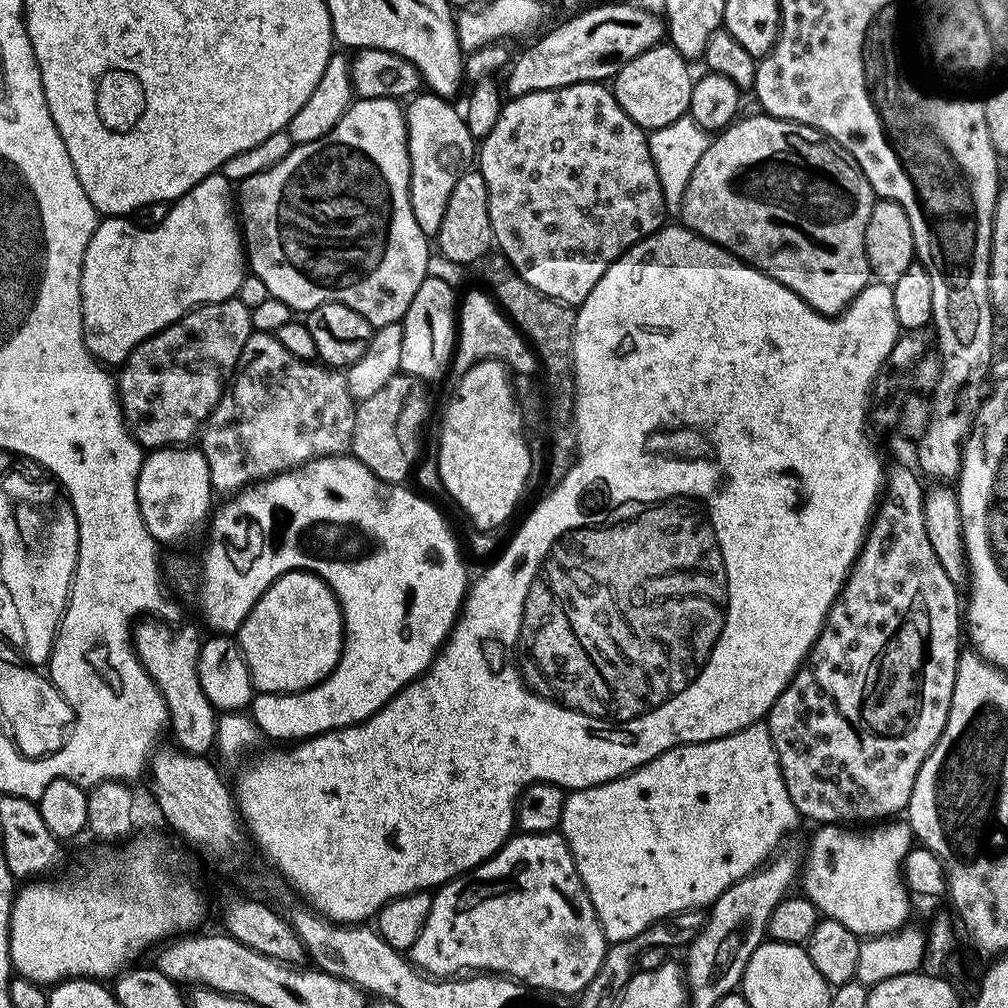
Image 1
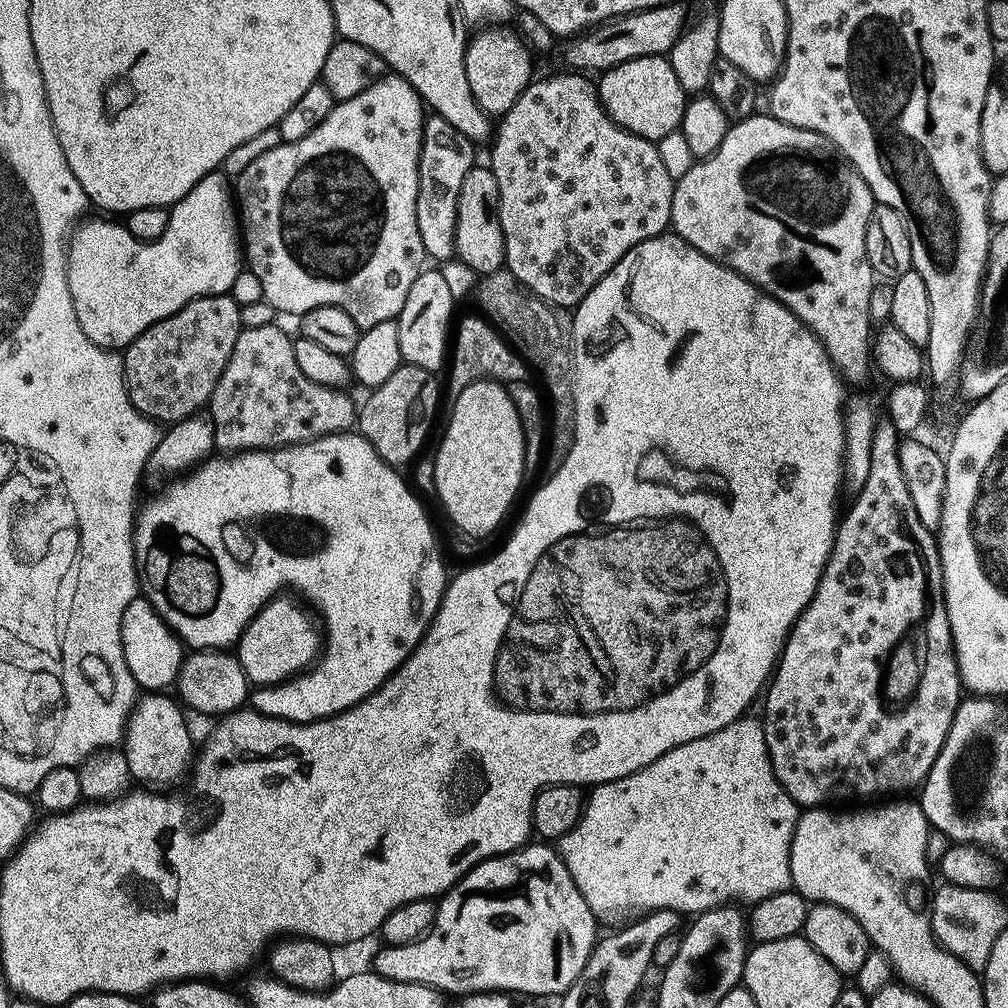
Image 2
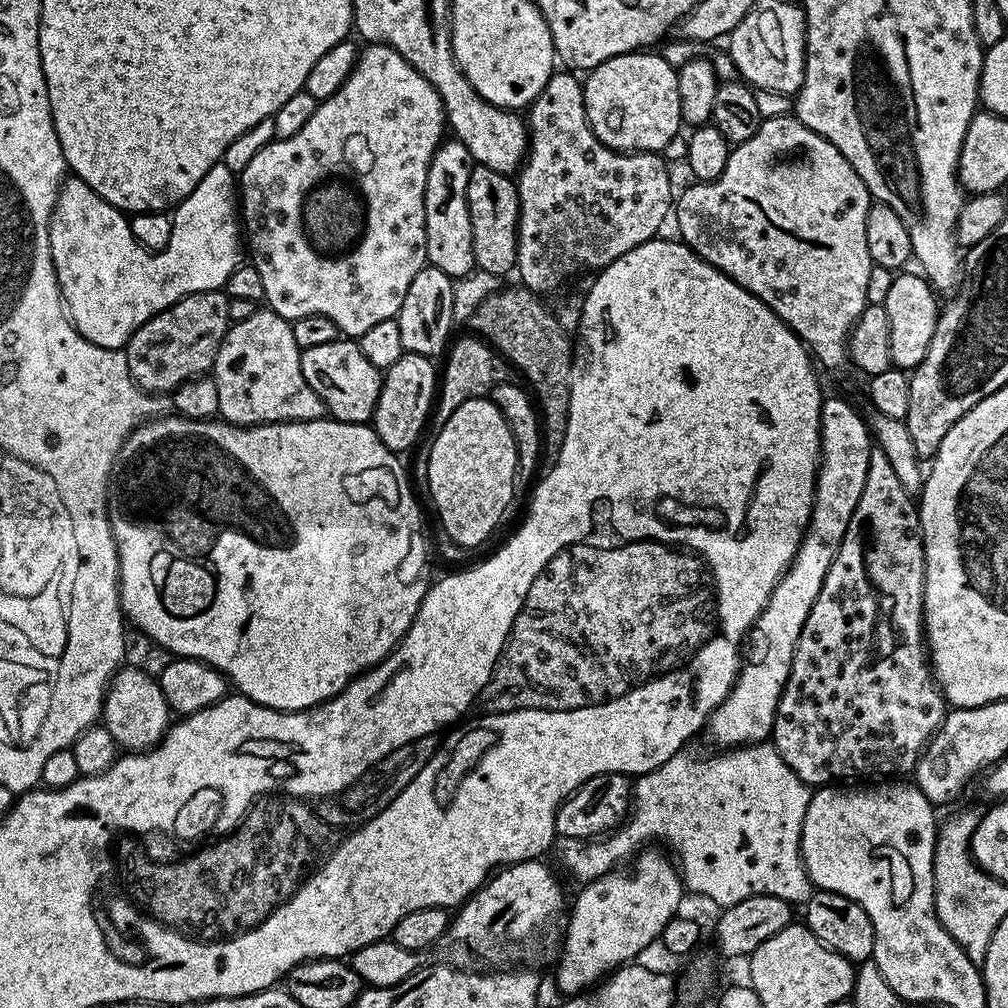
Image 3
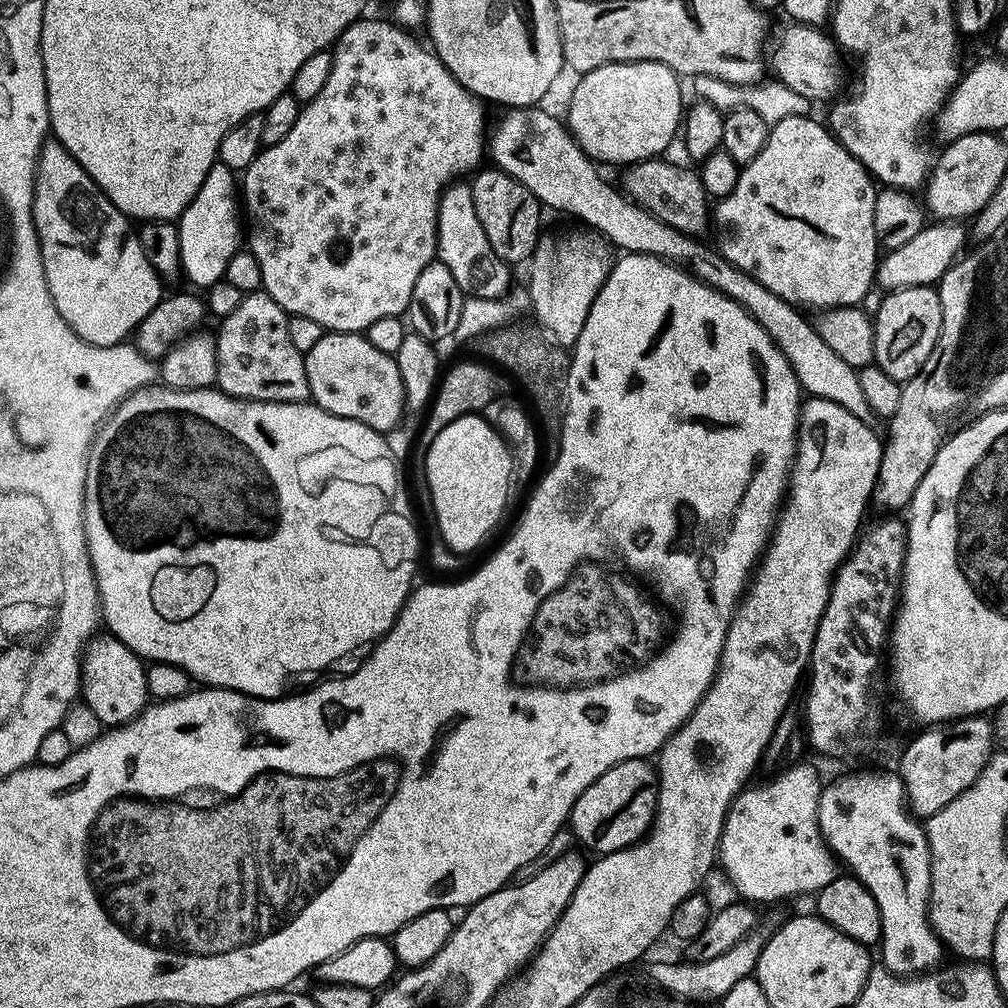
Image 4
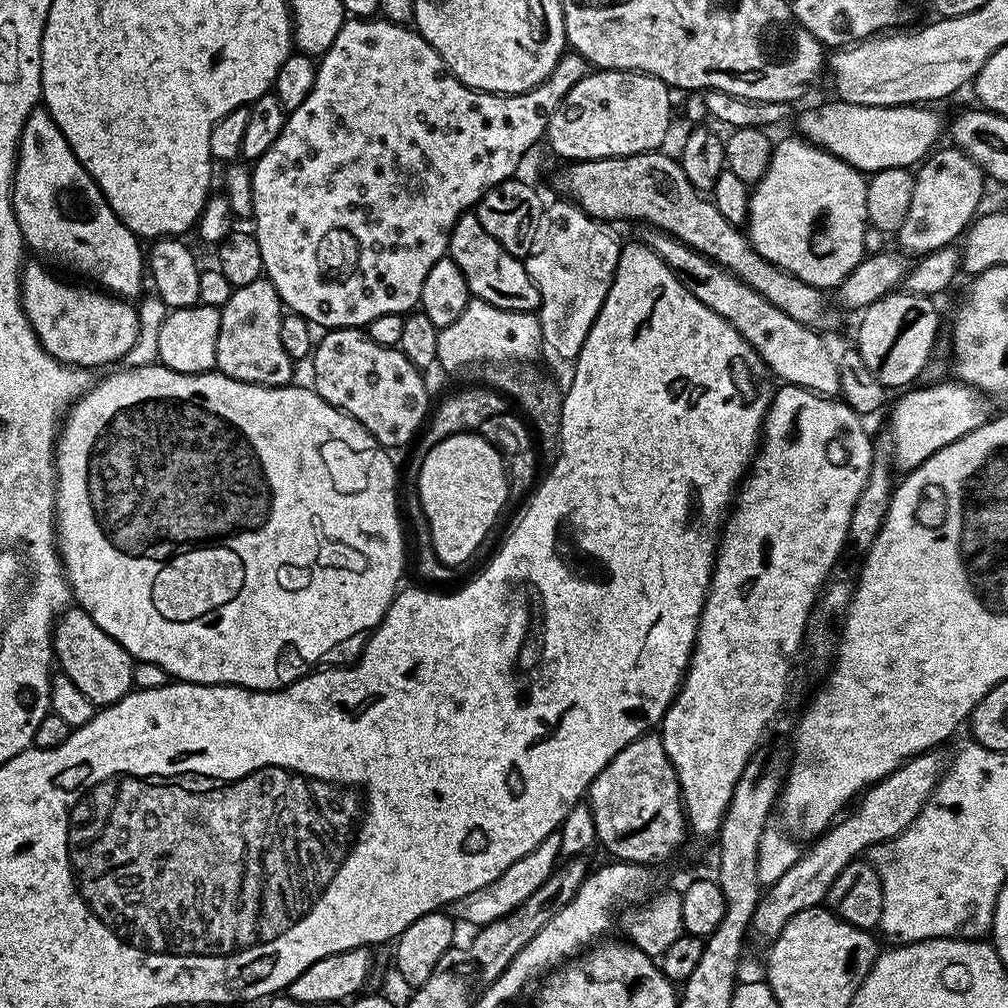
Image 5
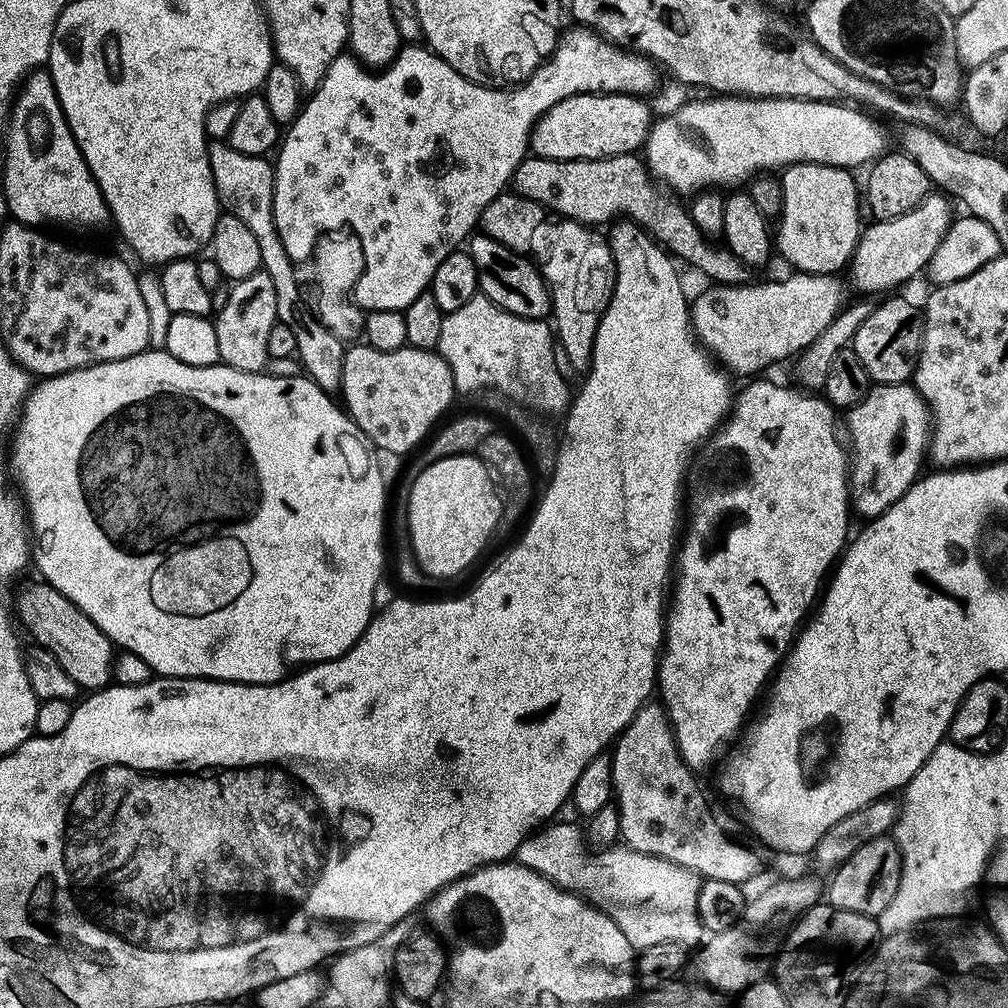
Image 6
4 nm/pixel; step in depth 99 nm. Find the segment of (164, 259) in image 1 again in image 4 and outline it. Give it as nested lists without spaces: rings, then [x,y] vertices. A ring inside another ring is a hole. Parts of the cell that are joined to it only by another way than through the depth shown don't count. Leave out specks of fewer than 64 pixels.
[[[55,138],[45,139],[44,145],[40,148],[40,156],[36,159],[36,182],[32,185],[32,217],[36,233],[40,239],[40,253],[42,254],[46,282],[60,317],[68,323],[70,330],[79,340],[84,340],[93,348],[115,348],[116,345],[125,343],[135,333],[137,326],[146,318],[146,314],[150,314],[150,310],[154,310],[154,306],[158,306],[158,302],[165,295],[166,289],[163,288],[165,285],[162,283],[161,276],[154,270],[154,266],[150,266],[144,248],[140,244],[139,235],[134,231],[134,228],[132,232],[131,226],[133,227],[133,225],[130,223],[129,217],[112,205],[108,196],[90,178],[90,174],[86,174],[86,170],[82,170],[80,163]],[[219,162],[211,170],[200,187],[200,193],[178,217],[180,233],[180,267],[192,284],[201,284],[207,290],[212,284],[224,279],[224,271],[242,244],[242,208],[238,203],[238,176]]]

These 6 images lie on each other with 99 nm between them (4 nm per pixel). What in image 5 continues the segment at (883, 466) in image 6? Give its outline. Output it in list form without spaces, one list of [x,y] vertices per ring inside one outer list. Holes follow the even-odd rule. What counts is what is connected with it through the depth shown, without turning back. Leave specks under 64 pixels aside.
[[[951,383],[936,384],[933,388],[913,387],[908,390],[913,392],[905,391],[900,394],[905,396],[897,398],[896,405],[888,416],[888,428],[892,431],[890,456],[895,467],[899,471],[901,468],[901,473],[913,472],[917,466],[926,462],[935,452],[942,450],[950,442],[958,442],[958,438],[988,423],[989,397],[981,394],[970,384]]]

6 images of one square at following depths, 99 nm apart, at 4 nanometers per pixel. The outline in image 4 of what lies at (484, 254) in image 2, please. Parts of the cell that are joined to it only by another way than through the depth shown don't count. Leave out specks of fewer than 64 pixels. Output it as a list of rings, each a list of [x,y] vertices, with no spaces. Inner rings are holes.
[[[495,166],[481,167],[471,177],[470,183],[478,222],[482,224],[482,230],[485,231],[486,239],[490,242],[494,254],[498,254],[498,258],[502,258],[509,266],[528,262],[542,235],[540,199],[530,194],[530,190],[522,186],[522,182],[518,182],[510,174],[501,172]]]

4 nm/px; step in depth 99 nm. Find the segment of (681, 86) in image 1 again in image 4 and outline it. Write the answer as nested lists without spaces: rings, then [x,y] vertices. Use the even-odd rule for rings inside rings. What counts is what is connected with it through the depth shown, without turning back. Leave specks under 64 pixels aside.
[[[657,60],[603,64],[583,73],[568,100],[566,127],[593,161],[631,166],[664,154],[682,128],[681,77]]]

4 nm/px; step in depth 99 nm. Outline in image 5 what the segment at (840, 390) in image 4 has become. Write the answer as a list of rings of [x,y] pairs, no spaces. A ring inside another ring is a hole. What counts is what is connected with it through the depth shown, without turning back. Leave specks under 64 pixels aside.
[[[644,226],[639,229],[639,243],[650,249],[662,262],[666,262],[669,270],[702,302],[702,306],[710,306],[714,314],[726,318],[730,326],[734,326],[750,346],[762,358],[769,373],[777,381],[784,384],[793,384],[799,388],[808,388],[812,392],[829,398],[840,396],[840,375],[836,365],[834,352],[824,345],[824,340],[815,328],[808,328],[802,322],[790,318],[778,306],[774,306],[765,296],[758,294],[746,282],[739,280],[732,272],[727,272],[722,266],[718,266],[710,258],[706,258],[701,252],[695,252],[690,246],[686,246],[678,238],[674,238],[661,228]]]

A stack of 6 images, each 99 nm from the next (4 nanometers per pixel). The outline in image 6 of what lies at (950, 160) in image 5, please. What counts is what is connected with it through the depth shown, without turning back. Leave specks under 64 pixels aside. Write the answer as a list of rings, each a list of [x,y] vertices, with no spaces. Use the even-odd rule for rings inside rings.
[[[936,195],[925,196],[919,206],[898,218],[876,220],[861,231],[850,261],[852,280],[860,294],[884,294],[887,288],[896,288],[927,269],[938,242],[942,242],[954,219],[954,212],[948,209],[949,197]]]

